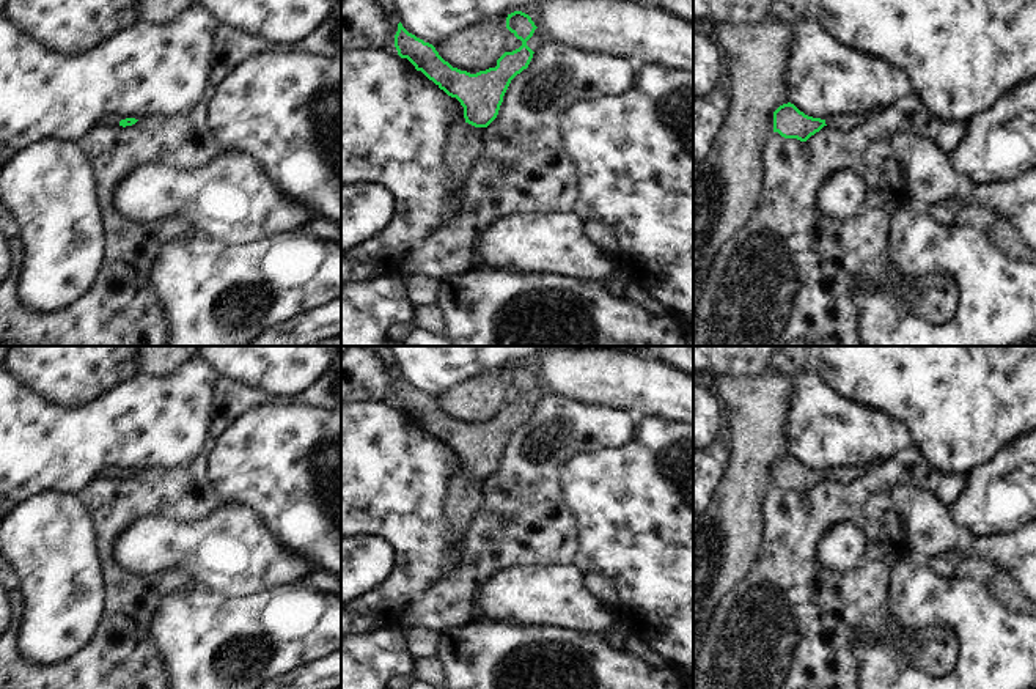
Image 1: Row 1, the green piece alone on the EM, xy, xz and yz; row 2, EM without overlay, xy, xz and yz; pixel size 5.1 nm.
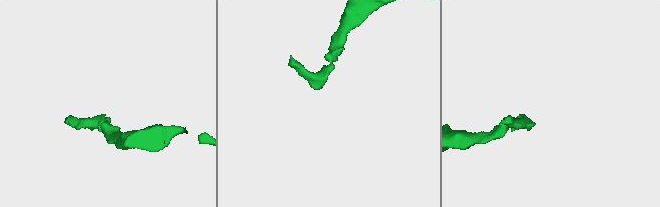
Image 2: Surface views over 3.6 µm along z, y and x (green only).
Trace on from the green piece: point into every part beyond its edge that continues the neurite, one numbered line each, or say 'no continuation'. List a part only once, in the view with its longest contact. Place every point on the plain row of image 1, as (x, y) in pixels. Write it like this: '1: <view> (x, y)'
1: xz (462, 499)

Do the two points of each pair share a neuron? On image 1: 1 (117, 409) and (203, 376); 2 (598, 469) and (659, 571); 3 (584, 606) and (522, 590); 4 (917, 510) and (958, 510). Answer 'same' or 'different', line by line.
1: same
2: same
3: same
4: different

